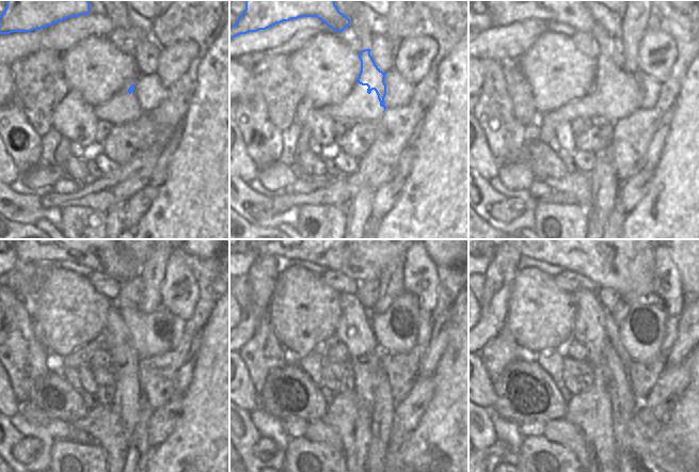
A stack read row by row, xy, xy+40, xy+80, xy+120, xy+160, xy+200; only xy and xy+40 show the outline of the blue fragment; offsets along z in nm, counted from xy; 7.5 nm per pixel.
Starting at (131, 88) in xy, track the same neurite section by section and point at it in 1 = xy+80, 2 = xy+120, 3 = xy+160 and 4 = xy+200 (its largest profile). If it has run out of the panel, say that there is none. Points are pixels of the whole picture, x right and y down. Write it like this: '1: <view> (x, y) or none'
1: xy+80 (608, 75)
2: xy+120 (155, 330)
3: xy+160 (397, 329)
4: xy+200 (624, 261)

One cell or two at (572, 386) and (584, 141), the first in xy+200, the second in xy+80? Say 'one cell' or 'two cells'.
two cells

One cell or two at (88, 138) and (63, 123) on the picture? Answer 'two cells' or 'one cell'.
one cell

